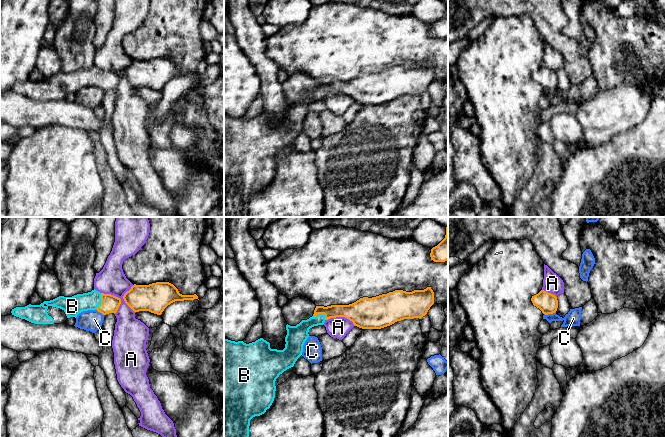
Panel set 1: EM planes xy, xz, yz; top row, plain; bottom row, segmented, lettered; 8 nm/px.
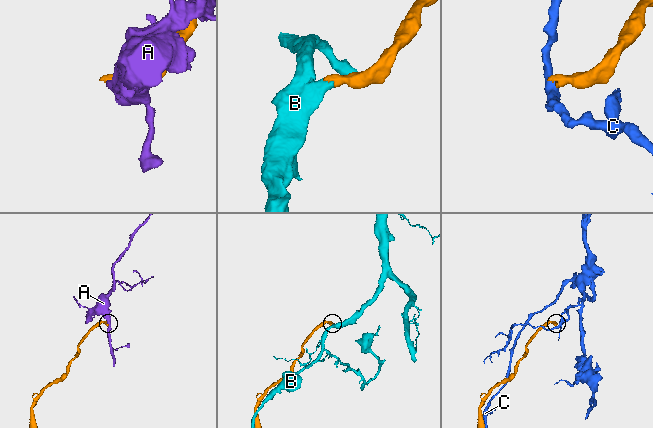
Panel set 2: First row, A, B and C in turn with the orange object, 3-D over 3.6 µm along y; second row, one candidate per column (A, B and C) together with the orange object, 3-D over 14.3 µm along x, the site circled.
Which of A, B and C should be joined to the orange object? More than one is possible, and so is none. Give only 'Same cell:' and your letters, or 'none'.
Same cell: B

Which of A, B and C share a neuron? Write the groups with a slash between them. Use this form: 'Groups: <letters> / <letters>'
Groups: A / B / C

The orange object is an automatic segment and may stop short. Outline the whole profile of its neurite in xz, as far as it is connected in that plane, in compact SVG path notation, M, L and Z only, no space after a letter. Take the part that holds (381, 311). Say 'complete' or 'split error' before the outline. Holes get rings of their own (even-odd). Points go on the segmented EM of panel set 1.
split error; M431 287L406 292L395 290L376 297L363 297L349 305L316 306L314 314L296 326L286 325L285 348L271 349L270 343L260 338L246 344L224 338L224 437L249 437L250 420L260 416L272 405L275 398L275 381L287 369L294 366L302 355L303 345L309 337L309 329L323 325L330 318L345 317L362 329L381 329L404 319L421 319L434 304Z

